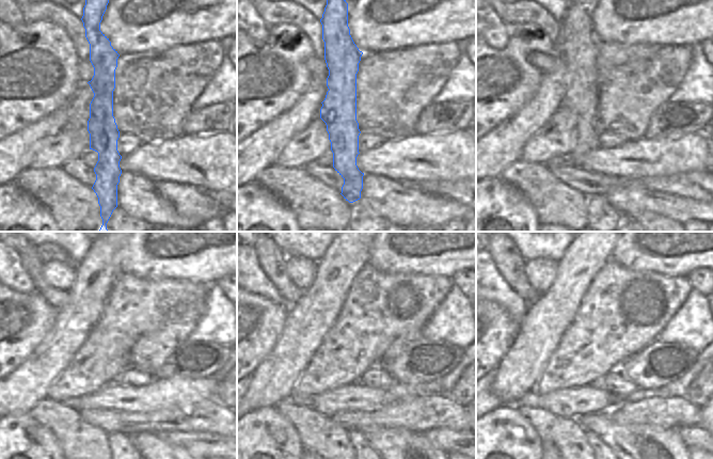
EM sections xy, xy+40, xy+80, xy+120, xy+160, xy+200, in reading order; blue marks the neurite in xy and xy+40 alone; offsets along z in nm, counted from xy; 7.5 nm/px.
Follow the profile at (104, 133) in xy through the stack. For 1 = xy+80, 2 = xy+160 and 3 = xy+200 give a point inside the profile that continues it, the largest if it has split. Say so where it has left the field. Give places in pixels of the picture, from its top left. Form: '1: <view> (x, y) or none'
1: xy+80 (582, 98)
2: xy+160 (342, 297)
3: xy+200 (573, 312)

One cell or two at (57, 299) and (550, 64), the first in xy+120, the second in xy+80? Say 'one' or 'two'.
one

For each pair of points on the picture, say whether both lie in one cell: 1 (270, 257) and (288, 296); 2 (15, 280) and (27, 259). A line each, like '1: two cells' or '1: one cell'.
1: one cell
2: two cells

